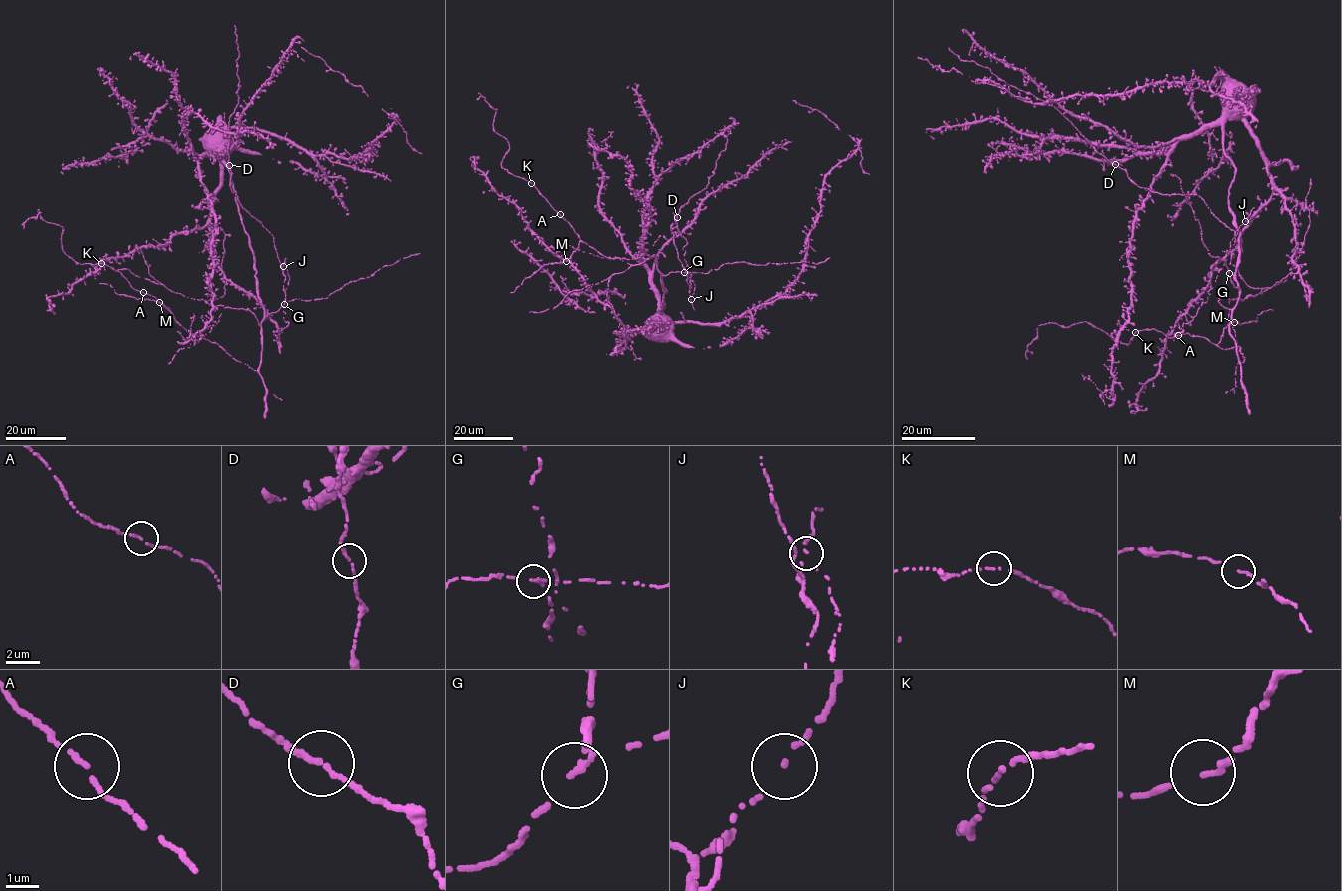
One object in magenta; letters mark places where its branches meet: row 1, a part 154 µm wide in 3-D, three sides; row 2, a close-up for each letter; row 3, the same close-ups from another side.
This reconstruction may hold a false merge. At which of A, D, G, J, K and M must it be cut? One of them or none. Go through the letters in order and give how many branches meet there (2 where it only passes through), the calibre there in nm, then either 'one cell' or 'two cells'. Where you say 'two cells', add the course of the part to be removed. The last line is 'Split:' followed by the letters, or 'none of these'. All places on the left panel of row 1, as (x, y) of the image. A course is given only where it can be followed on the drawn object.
A: 2 | 140 nm | one cell
D: 2 | 170 nm | one cell
G: 2 | 160 nm | one cell
J: 2 | 110 nm | two cells
K: 2 | 110 nm | one cell
M: 2 | 120 nm | one cell
Split: J

